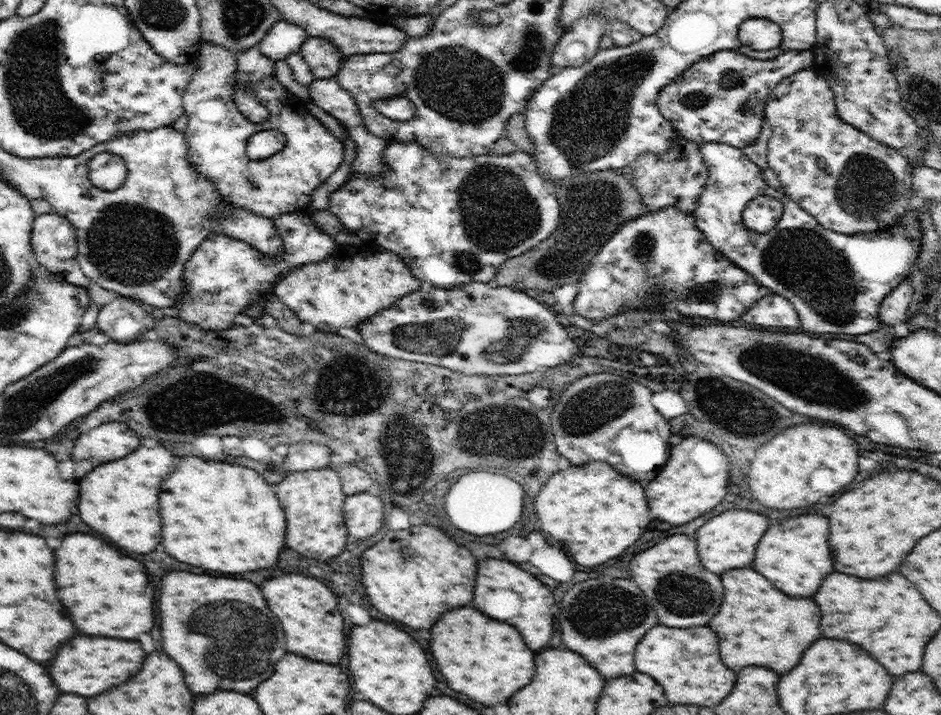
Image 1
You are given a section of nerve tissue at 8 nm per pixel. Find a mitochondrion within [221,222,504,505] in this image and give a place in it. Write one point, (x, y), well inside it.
(354, 381)

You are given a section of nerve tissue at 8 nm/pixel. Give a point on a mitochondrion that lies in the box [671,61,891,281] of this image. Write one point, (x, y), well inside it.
(692, 99)

